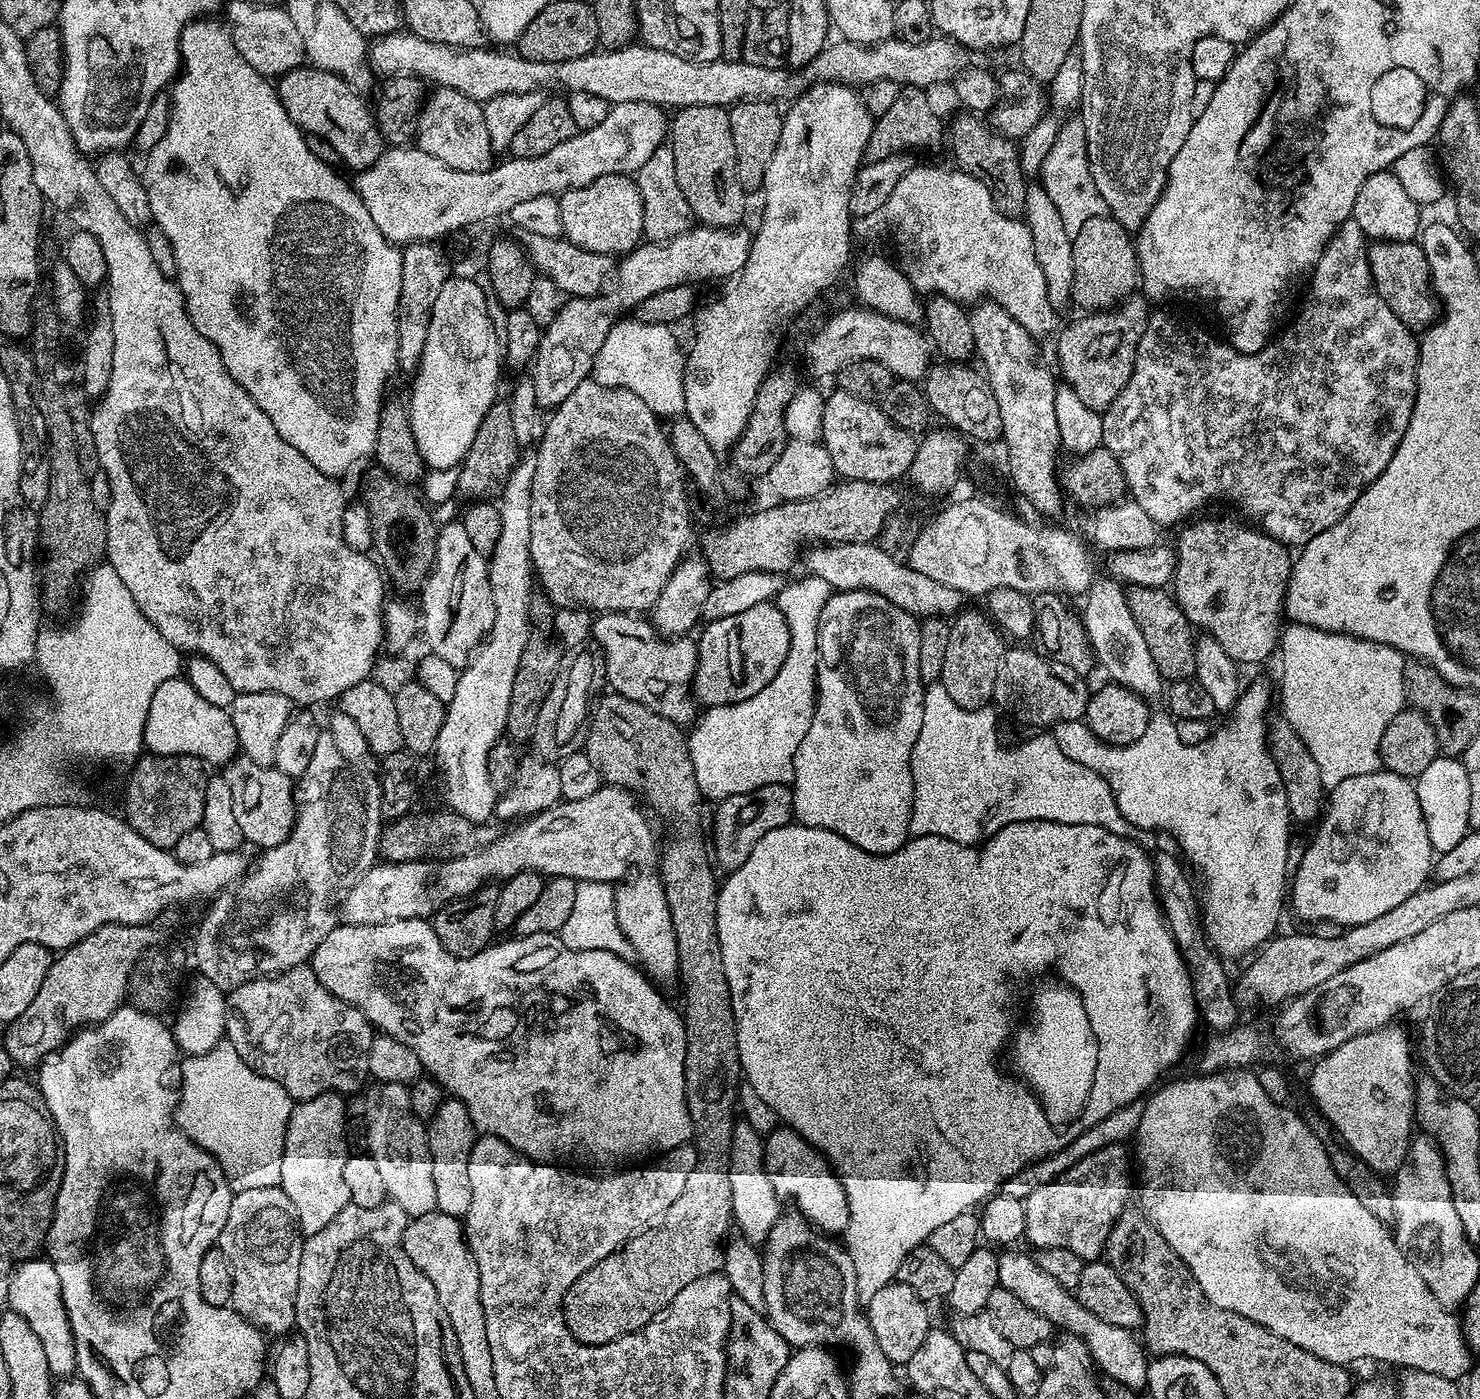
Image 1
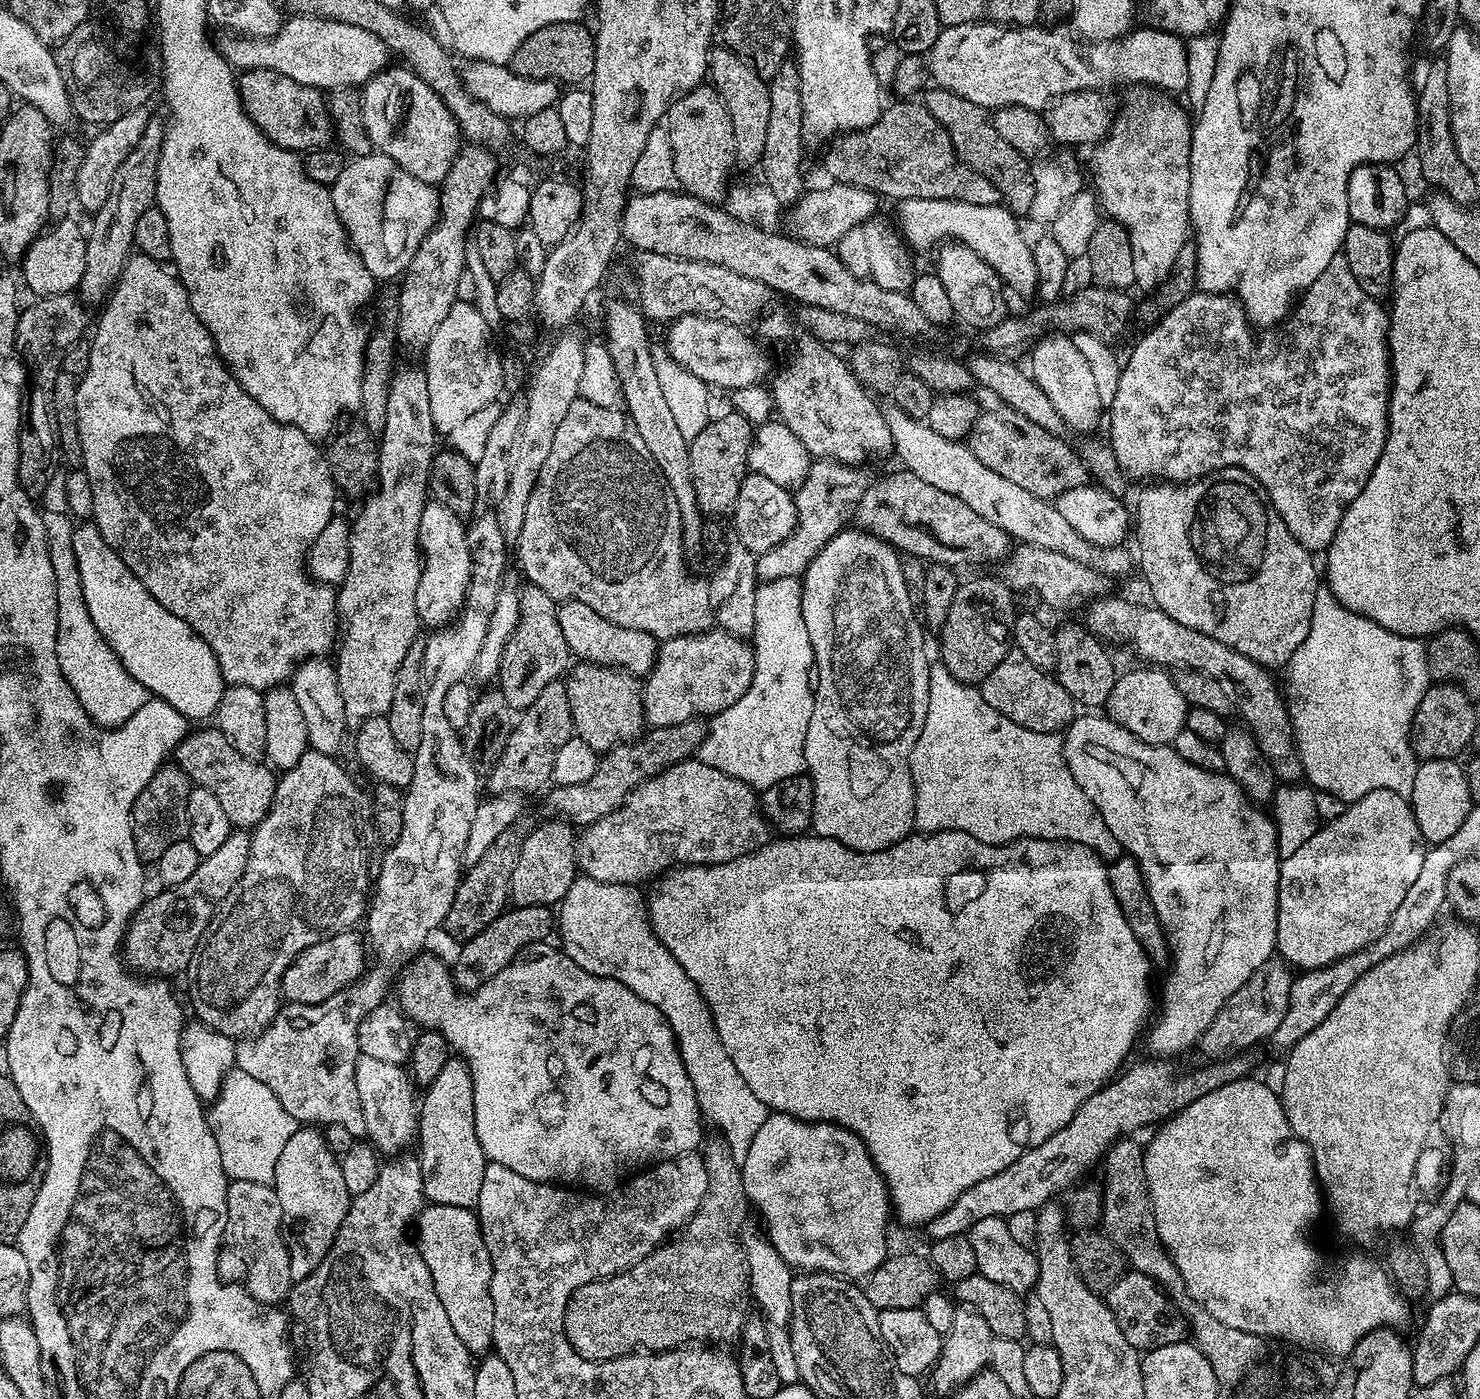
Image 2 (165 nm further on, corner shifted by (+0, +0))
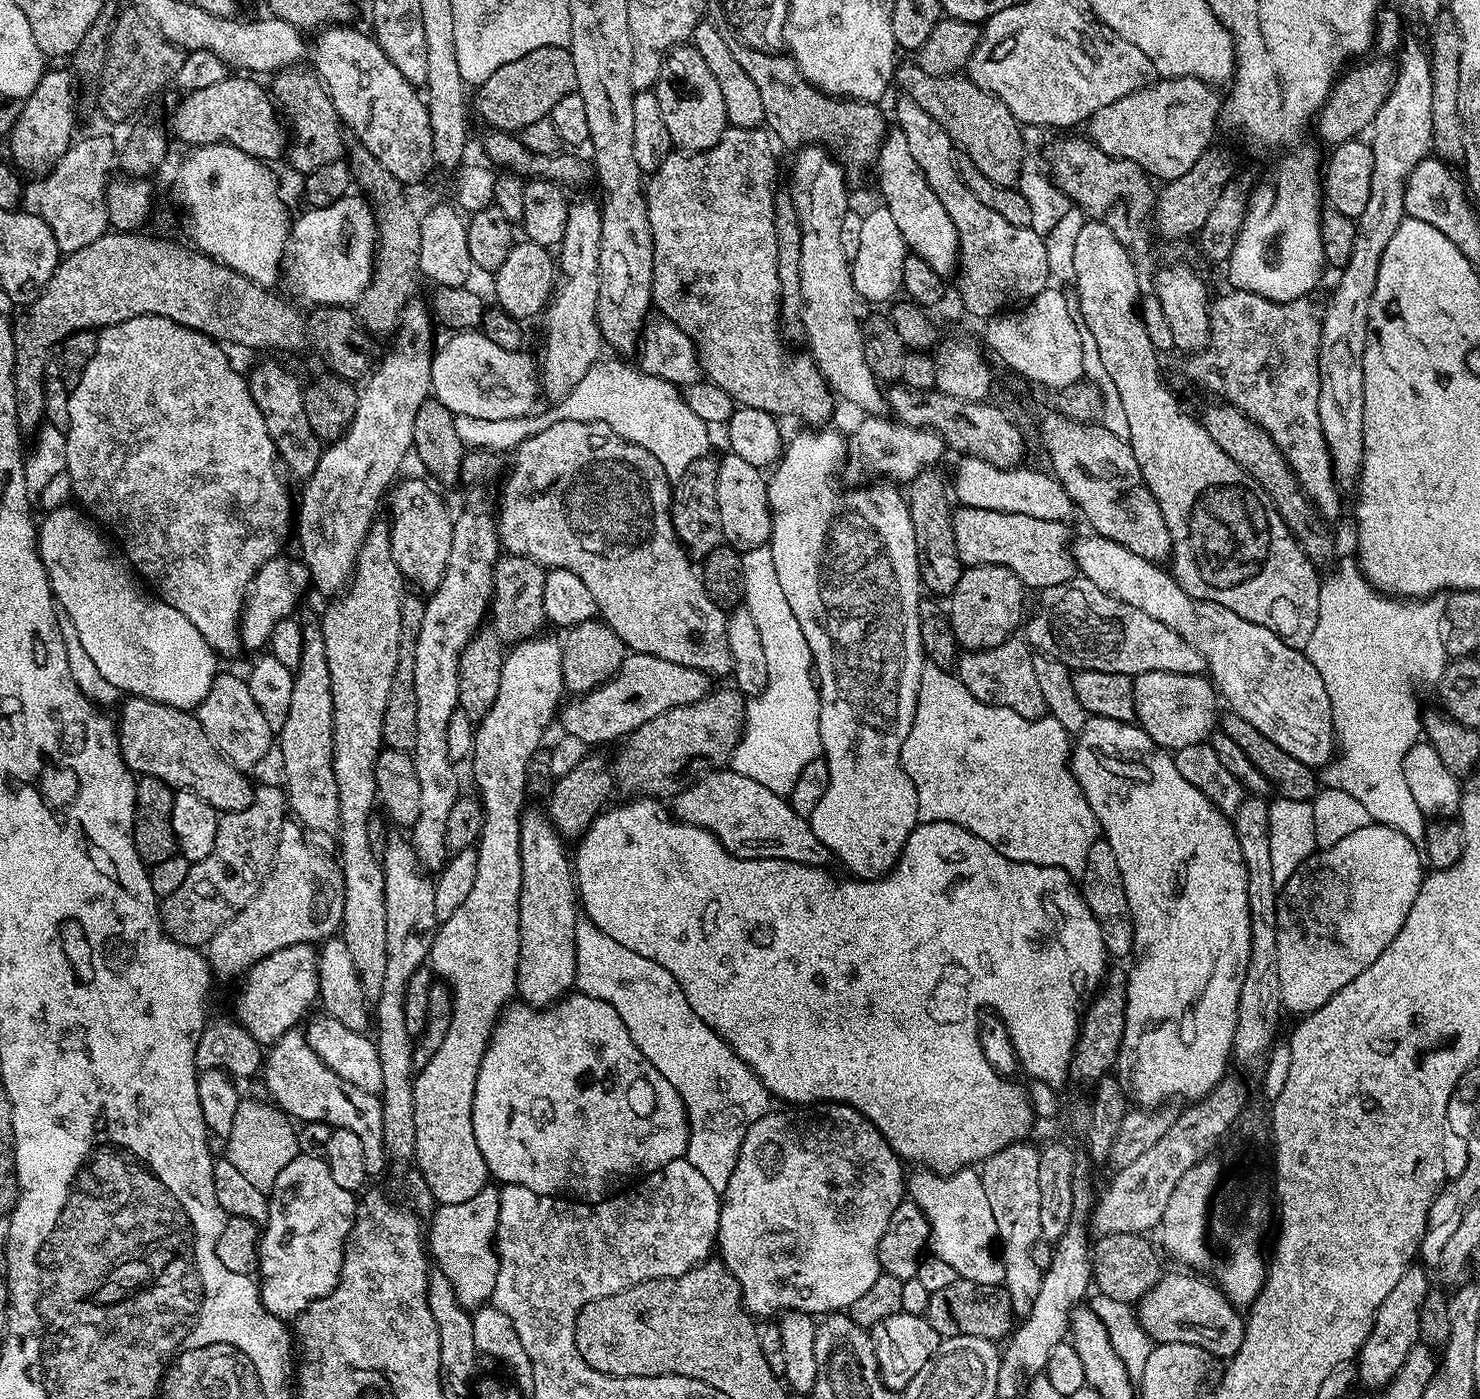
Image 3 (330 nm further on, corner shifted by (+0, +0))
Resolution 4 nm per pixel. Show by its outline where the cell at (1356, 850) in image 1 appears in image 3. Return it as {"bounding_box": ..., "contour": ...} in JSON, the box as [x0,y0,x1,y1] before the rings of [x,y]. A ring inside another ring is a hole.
{"bounding_box":[1276,822,1426,1014],"contour":[[[1369,822],[1354,833],[1347,834],[1346,838],[1342,838],[1340,842],[1336,842],[1330,845],[1330,847],[1313,854],[1313,856],[1282,885],[1279,889],[1278,899],[1276,901],[1278,990],[1280,991],[1281,1009],[1283,1009],[1285,1013],[1300,1012],[1299,1014],[1307,1014],[1313,1012],[1322,1006],[1326,1006],[1326,1002],[1330,1002],[1330,998],[1334,998],[1334,994],[1338,994],[1338,990],[1342,990],[1342,986],[1346,986],[1346,982],[1354,982],[1354,978],[1358,978],[1358,974],[1362,974],[1362,970],[1366,970],[1366,966],[1370,966],[1370,962],[1375,962],[1378,958],[1378,954],[1382,954],[1382,950],[1386,950],[1386,946],[1390,946],[1390,942],[1394,942],[1398,930],[1402,930],[1402,922],[1406,922],[1406,914],[1410,914],[1410,906],[1414,906],[1414,898],[1418,898],[1420,883],[1424,881],[1425,875],[1426,868],[1422,863],[1421,849],[1416,848],[1414,842],[1410,842],[1410,838],[1406,838],[1406,834],[1402,834],[1398,829],[1375,822]]]}

